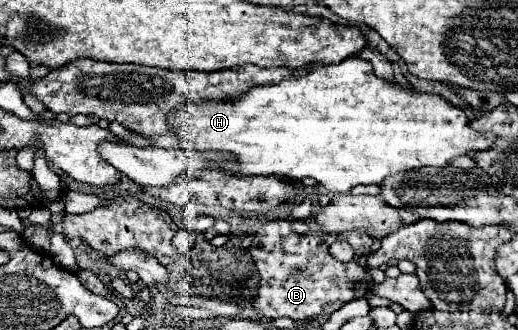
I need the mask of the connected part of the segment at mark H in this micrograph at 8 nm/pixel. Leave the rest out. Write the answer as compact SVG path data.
M355 56L347 58L339 64L325 64L325 66L311 64L309 72L303 74L303 76L291 76L291 78L285 78L277 84L263 84L263 86L257 86L257 88L249 88L249 92L243 92L243 96L233 98L233 100L223 100L223 102L221 100L209 100L209 102L201 102L201 104L185 104L179 110L169 112L167 124L177 134L179 142L181 142L179 144L181 150L187 150L191 154L193 152L225 152L225 154L229 154L231 158L223 160L221 166L219 166L219 170L223 170L227 174L233 174L237 178L287 176L287 178L293 178L293 180L303 180L303 178L309 176L309 178L315 178L321 186L325 186L329 192L337 192L337 194L349 192L357 184L381 184L385 176L397 174L401 170L415 170L415 168L421 168L421 166L447 166L453 158L465 156L465 154L471 154L471 152L477 152L477 150L487 150L495 142L493 134L481 134L481 132L473 130L461 108L455 108L453 104L445 102L443 98L439 98L435 94L417 94L417 92L407 90L399 84L383 82L381 78L375 76L375 72L373 72L373 68L367 60L361 60L361 58L355 58Z

